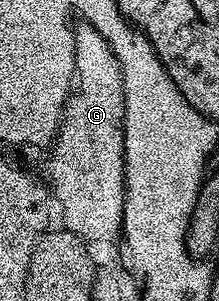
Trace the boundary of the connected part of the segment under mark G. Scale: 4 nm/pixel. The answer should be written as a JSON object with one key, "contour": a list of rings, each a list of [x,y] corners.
{"contour":[[[91,25],[79,26],[74,29],[72,46],[72,69],[78,72],[78,85],[76,81],[76,91],[71,92],[66,102],[58,135],[49,150],[44,181],[57,208],[58,205],[62,208],[67,230],[87,243],[92,239],[118,241],[126,202],[124,79],[120,63],[104,35]]]}

